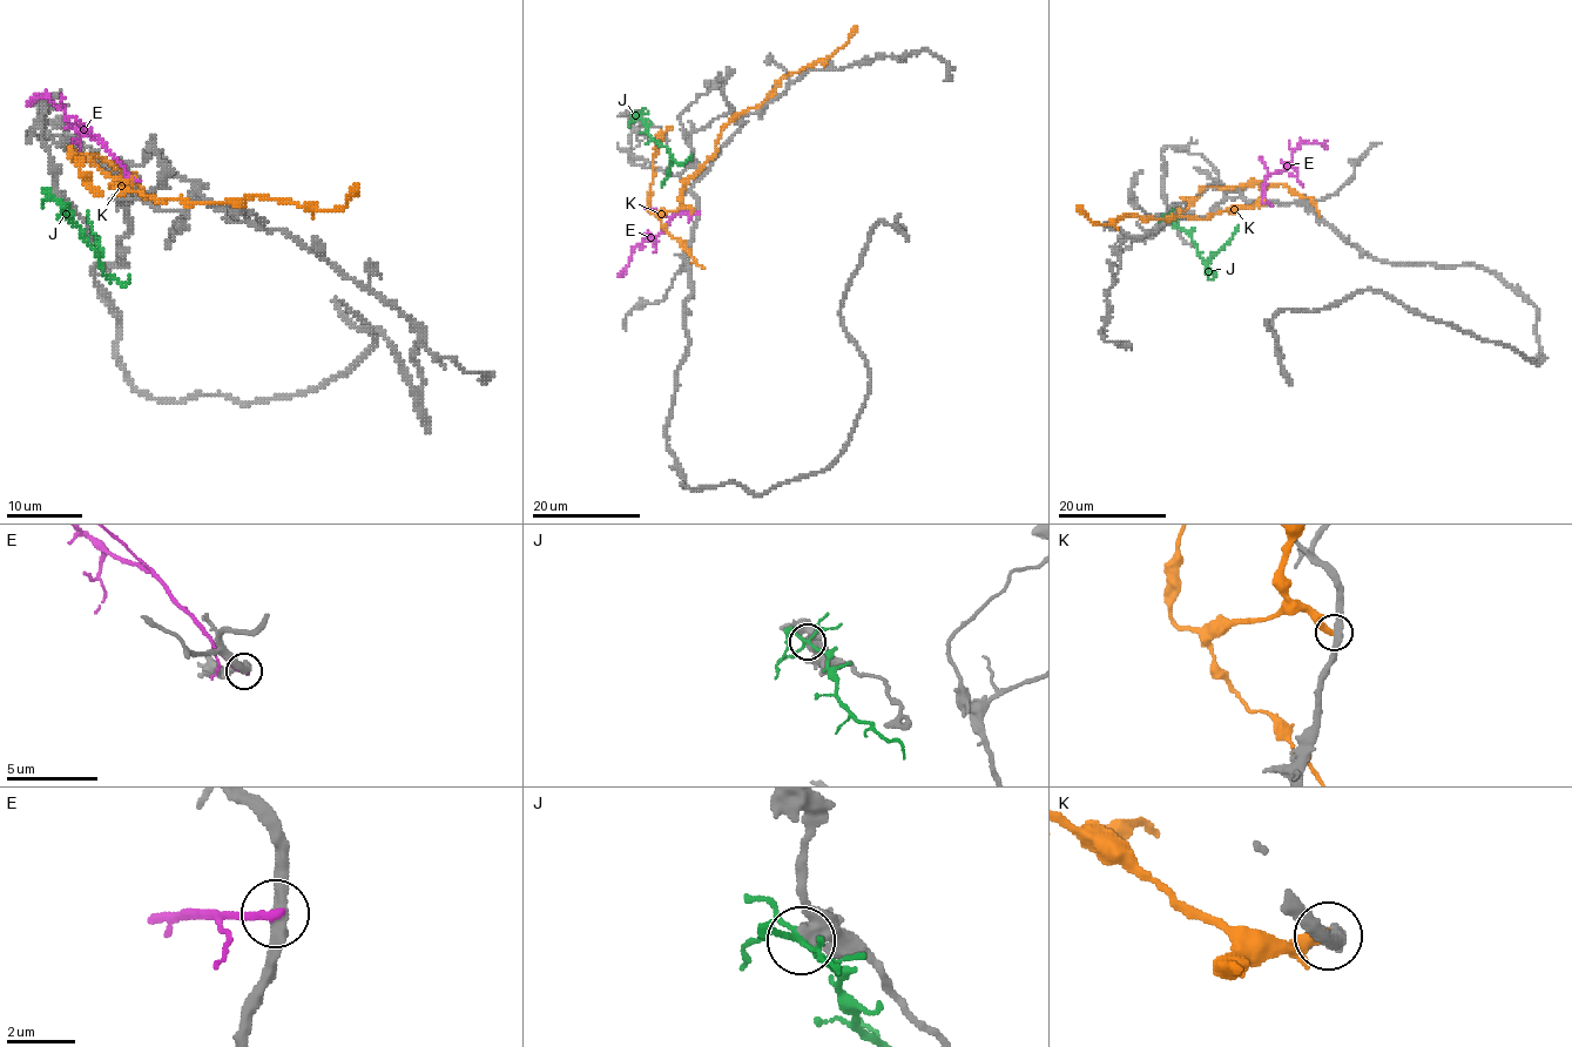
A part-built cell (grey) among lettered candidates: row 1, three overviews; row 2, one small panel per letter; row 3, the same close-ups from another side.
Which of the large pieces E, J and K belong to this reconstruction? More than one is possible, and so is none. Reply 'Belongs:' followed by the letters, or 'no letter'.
Belongs: no letter

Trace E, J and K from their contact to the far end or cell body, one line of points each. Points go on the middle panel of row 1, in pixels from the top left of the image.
E: (697, 211), (676, 213), (660, 232), (632, 250), (631, 261), (619, 276)
J: (638, 116), (647, 133), (670, 155), (670, 169), (662, 187)
K: (697, 215), (683, 203), (682, 187), (715, 153), (720, 132), (757, 107), (783, 79), (824, 62), (856, 28)

